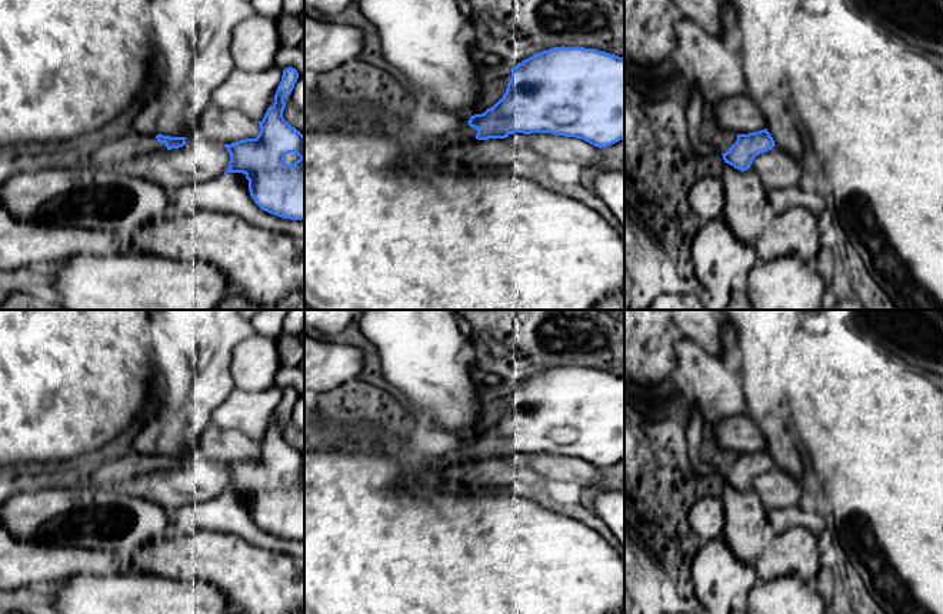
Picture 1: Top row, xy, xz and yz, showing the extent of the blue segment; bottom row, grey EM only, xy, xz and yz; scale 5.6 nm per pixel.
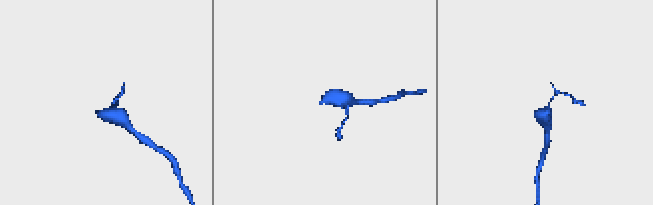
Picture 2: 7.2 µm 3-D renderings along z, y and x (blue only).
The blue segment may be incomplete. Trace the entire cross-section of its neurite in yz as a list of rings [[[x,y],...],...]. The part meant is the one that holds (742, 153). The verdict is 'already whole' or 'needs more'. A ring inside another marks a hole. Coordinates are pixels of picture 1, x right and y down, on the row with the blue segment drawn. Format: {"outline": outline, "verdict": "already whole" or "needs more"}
{"outline": [[[764,129],[749,134],[737,134],[736,143],[722,156],[724,163],[744,171],[750,168],[756,156],[772,150],[774,146],[773,137]]], "verdict": "already whole"}

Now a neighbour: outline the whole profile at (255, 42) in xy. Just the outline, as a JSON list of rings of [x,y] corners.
[[[256,14],[234,27],[230,54],[236,69],[257,73],[274,67],[280,46],[277,21]]]

